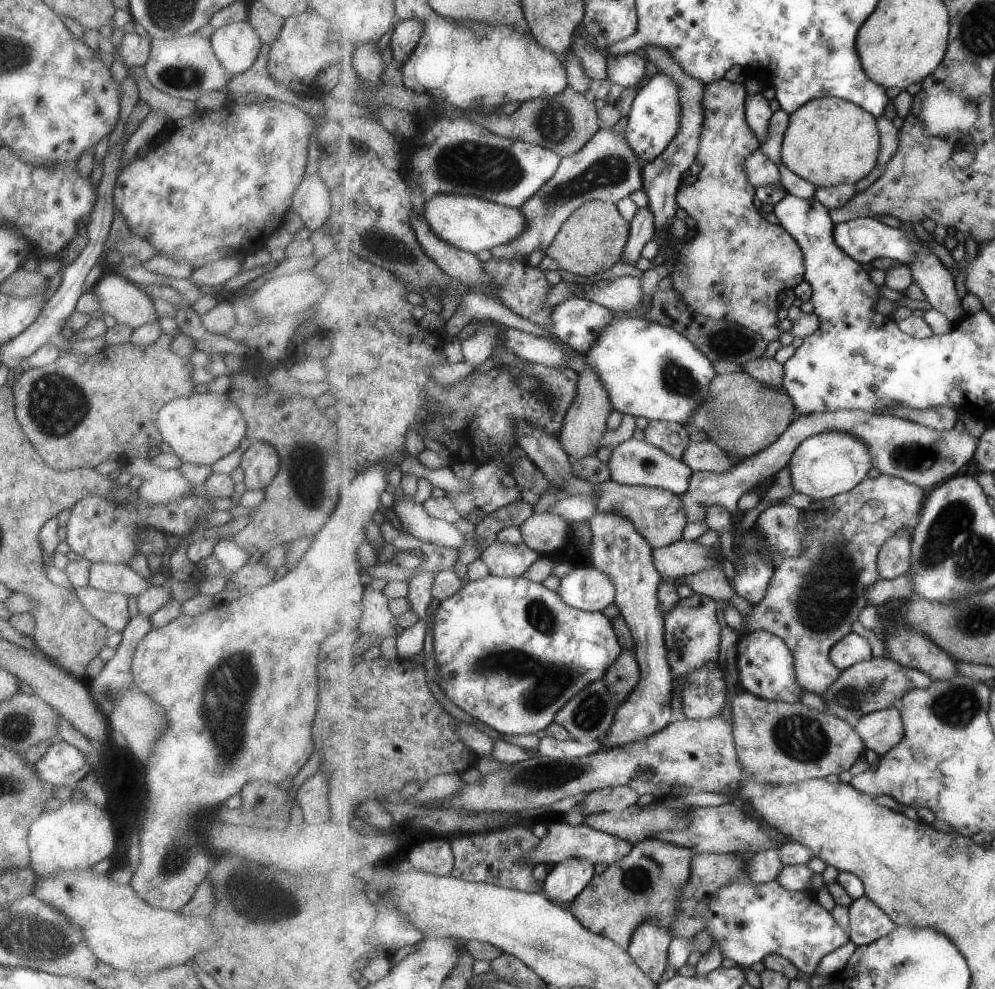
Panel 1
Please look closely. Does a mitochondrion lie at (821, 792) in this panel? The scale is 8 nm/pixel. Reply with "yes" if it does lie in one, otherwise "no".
no

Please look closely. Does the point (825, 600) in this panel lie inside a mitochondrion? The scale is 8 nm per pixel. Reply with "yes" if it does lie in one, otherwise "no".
yes

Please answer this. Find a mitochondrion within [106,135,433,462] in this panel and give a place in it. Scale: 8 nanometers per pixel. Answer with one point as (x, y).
(385, 246)

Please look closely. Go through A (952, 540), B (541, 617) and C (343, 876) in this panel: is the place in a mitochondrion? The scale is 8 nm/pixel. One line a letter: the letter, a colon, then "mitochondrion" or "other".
A: mitochondrion
B: mitochondrion
C: other

